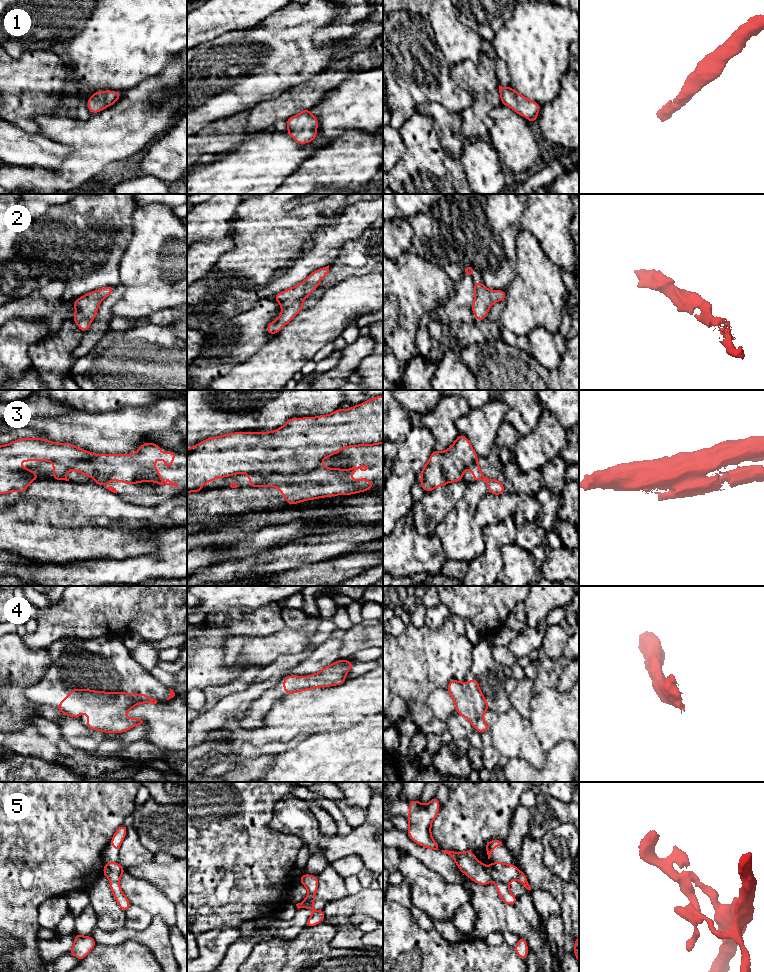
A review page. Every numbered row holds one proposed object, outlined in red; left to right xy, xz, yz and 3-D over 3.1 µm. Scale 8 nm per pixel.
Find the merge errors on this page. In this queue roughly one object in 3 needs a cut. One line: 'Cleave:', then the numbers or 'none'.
Cleave: 3

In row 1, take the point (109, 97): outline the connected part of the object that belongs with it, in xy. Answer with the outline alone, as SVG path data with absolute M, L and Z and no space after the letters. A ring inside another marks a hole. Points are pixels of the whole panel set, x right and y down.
M111 90L95 92L87 101L88 109L92 113L99 113L116 103L121 95L121 92Z

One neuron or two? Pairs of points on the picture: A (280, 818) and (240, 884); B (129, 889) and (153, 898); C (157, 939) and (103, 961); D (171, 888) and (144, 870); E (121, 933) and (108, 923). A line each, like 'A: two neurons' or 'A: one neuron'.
A: two neurons
B: one neuron
C: two neurons
D: one neuron
E: two neurons

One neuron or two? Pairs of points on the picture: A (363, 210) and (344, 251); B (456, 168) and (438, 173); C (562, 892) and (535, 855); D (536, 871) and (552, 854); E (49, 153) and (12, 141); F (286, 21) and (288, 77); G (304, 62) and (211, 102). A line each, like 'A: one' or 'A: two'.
A: two
B: two
C: one
D: two
E: one
F: one
G: one

